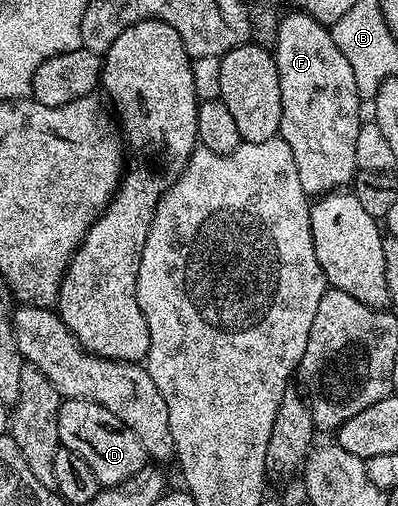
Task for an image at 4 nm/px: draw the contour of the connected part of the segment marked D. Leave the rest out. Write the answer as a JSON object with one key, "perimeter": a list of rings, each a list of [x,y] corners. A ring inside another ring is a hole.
{"perimeter":[[[82,398],[64,399],[58,409],[58,434],[60,445],[82,457],[91,466],[102,487],[132,483],[146,469],[147,455],[143,444],[139,444],[139,436],[135,436],[135,432],[131,432],[119,416],[111,416],[107,408],[94,402]]]}

